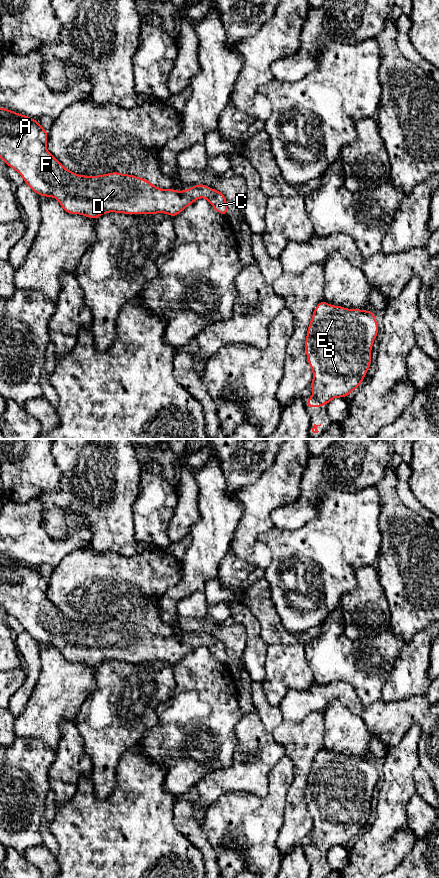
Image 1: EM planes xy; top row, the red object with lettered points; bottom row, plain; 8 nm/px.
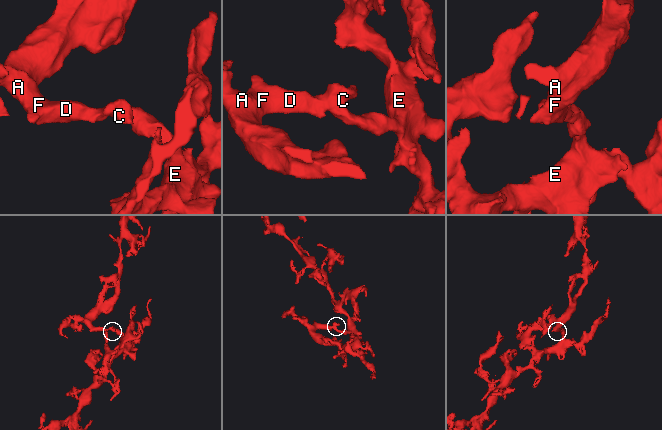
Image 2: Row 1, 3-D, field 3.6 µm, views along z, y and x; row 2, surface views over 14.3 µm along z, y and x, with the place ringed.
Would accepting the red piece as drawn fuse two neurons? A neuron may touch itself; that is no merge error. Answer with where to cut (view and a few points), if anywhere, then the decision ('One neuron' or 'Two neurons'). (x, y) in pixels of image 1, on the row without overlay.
No split. One neuron

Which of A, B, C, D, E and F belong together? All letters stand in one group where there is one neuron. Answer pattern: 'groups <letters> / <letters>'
groups A B C D E F

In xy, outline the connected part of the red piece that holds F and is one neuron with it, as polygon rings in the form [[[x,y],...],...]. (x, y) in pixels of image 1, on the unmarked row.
[[[0,555],[0,606],[23,625],[32,639],[40,644],[56,646],[69,662],[99,666],[109,660],[128,663],[165,661],[174,665],[198,646],[207,647],[218,661],[225,664],[228,661],[223,641],[203,632],[176,639],[173,636],[164,638],[144,626],[118,620],[97,624],[75,622],[47,598],[47,585],[47,579],[37,568]]]

